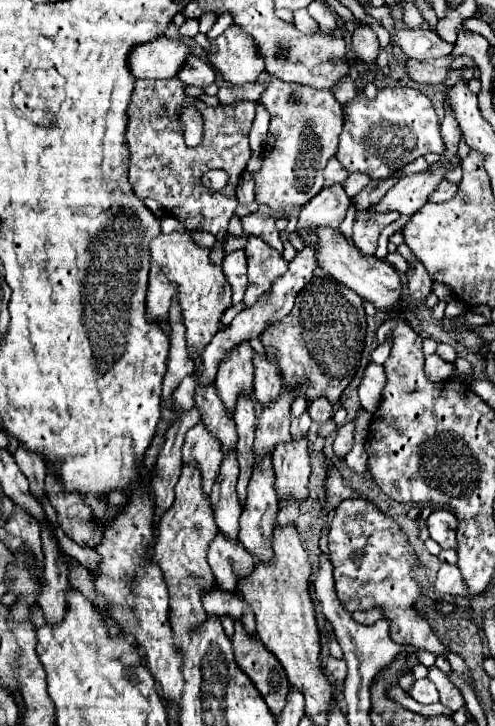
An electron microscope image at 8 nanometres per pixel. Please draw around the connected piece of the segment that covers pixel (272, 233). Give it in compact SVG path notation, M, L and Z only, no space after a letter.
M253 212L253 214L243 216L241 218L241 224L243 224L245 234L259 236L267 244L271 244L275 250L283 252L283 244L281 244L281 238L279 238L279 230L275 228L273 218L267 218L267 216L261 216L259 212Z

